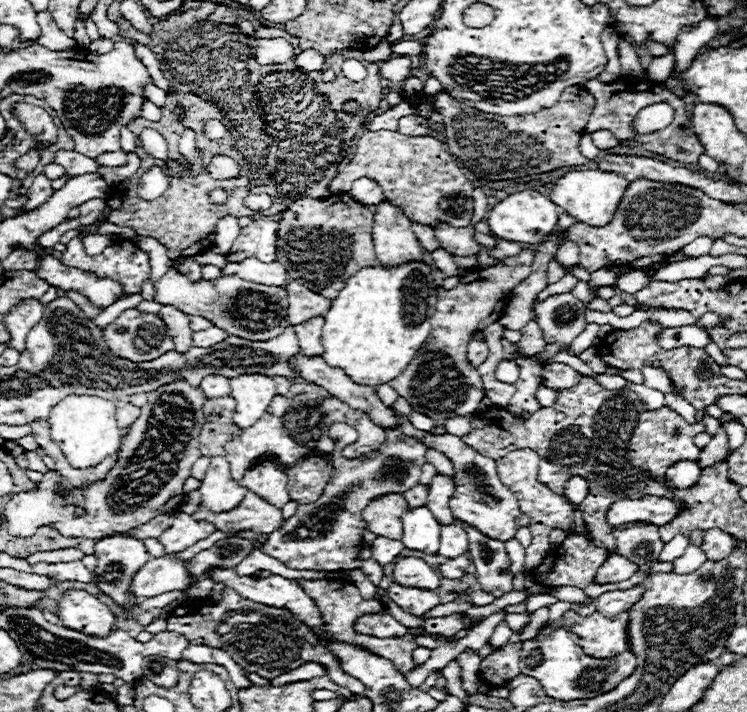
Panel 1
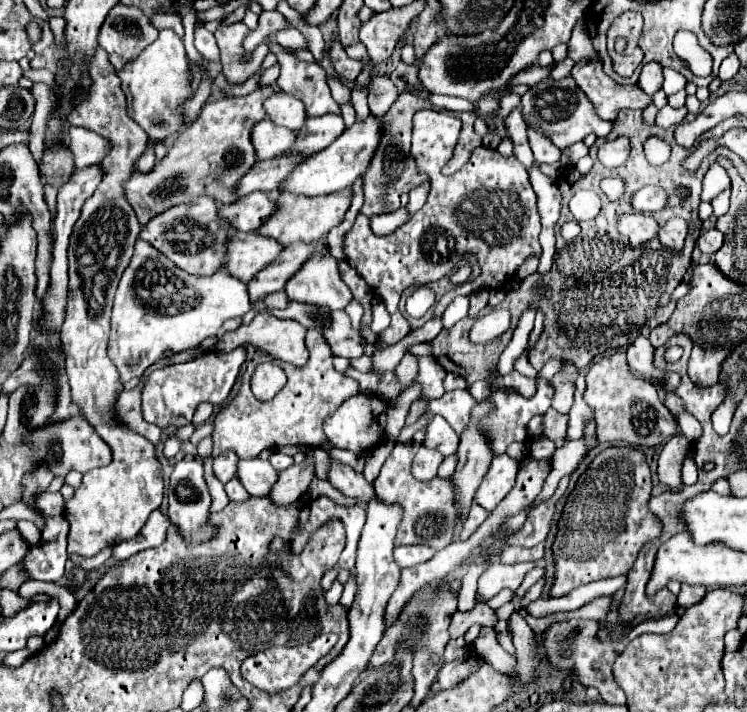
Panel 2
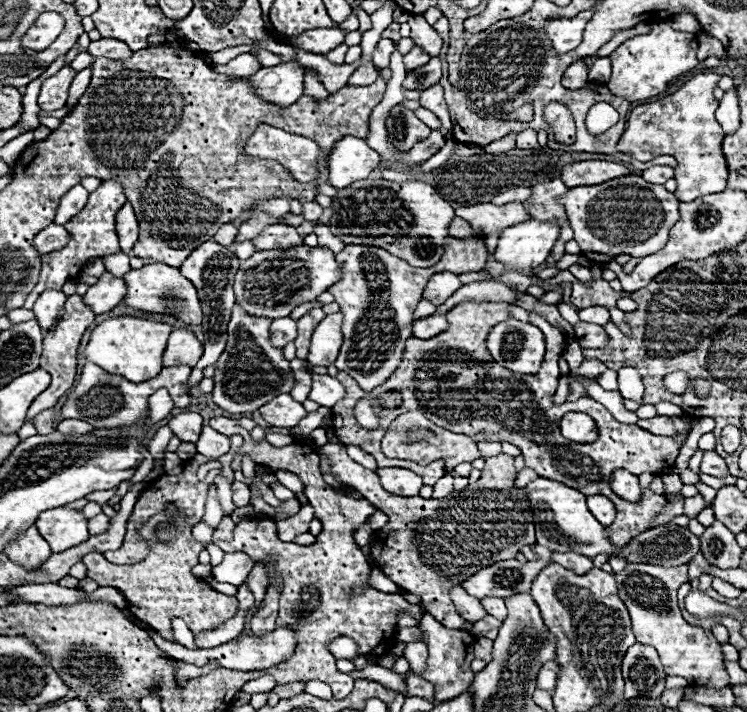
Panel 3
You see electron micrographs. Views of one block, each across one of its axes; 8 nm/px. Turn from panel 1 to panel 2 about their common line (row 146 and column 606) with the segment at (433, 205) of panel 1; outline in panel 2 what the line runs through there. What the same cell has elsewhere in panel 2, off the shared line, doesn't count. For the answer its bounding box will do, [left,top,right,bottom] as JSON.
[584,350,676,448]

